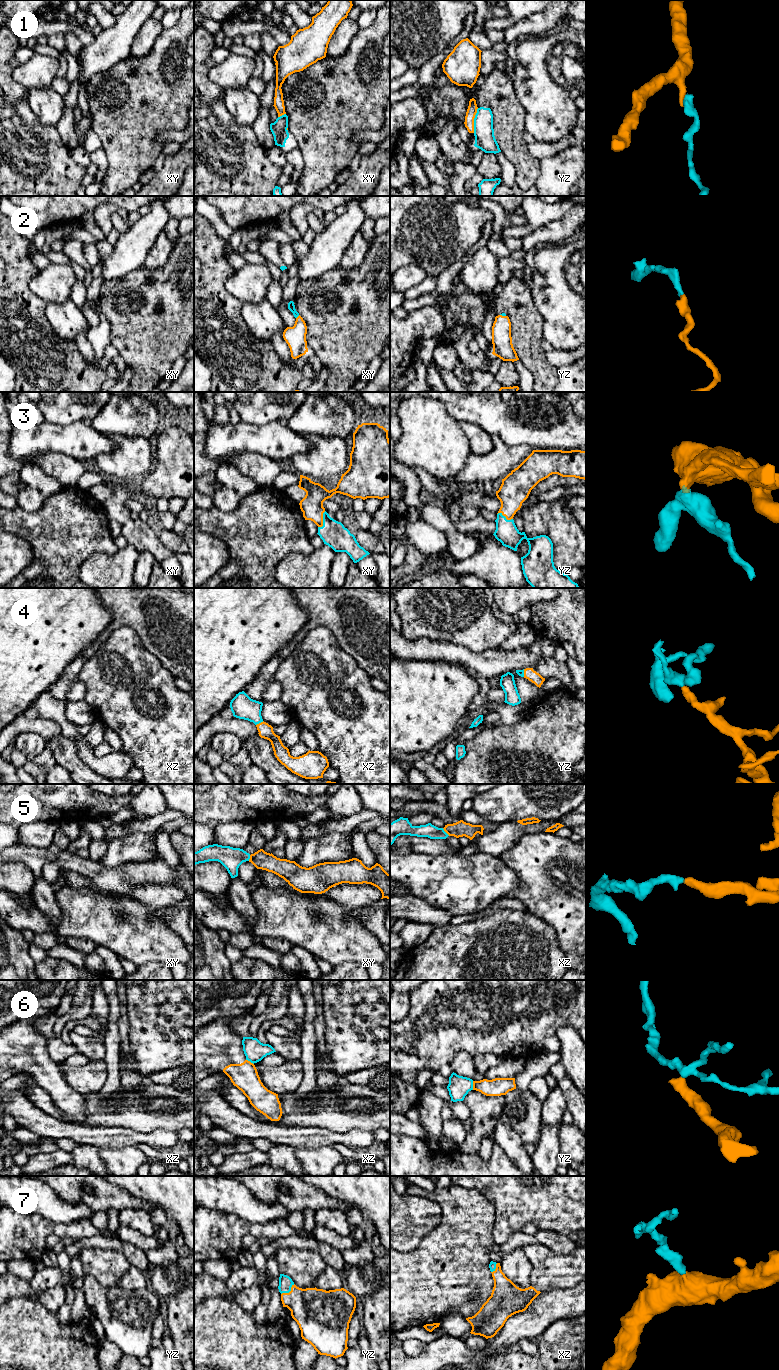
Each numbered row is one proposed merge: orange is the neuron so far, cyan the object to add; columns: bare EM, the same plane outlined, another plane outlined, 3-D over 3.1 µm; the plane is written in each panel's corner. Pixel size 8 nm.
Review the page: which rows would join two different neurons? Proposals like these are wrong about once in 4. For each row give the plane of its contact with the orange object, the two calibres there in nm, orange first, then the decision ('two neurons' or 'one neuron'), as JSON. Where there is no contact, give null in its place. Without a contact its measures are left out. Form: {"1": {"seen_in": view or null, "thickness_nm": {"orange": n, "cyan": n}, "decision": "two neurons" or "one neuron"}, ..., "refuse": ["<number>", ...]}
{"1": {"seen_in": "yz", "thickness_nm": {"orange": 80, "cyan": 160}, "decision": "two neurons"}, "2": {"seen_in": "xy", "thickness_nm": {"orange": 170, "cyan": 60}, "decision": "one neuron"}, "3": {"seen_in": "xy", "thickness_nm": {"orange": 180, "cyan": 200}, "decision": "one neuron"}, "4": {"seen_in": "xz", "thickness_nm": {"orange": 120, "cyan": 190}, "decision": "one neuron"}, "5": {"seen_in": "xz", "thickness_nm": {"orange": 130, "cyan": 110}, "decision": "one neuron"}, "6": {"seen_in": "yz", "thickness_nm": {"orange": 140, "cyan": 170}, "decision": "two neurons"}, "7": {"seen_in": "yz", "thickness_nm": {"orange": 340, "cyan": 110}, "decision": "one neuron"}, "refuse": ["1", "6"]}

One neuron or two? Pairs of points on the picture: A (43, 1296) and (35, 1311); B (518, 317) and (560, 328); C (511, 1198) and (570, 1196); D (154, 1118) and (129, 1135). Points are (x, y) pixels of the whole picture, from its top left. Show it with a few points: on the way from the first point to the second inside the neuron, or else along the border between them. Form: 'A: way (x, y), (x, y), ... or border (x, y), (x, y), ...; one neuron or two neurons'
A: border (17, 1297), (34, 1298), (47, 1309), (57, 1311); two neurons
B: border (534, 302), (543, 320), (543, 338); two neurons
C: way (526, 1196), (555, 1196); one neuron
D: border (113, 1126), (123, 1126), (138, 1131), (160, 1130); two neurons

